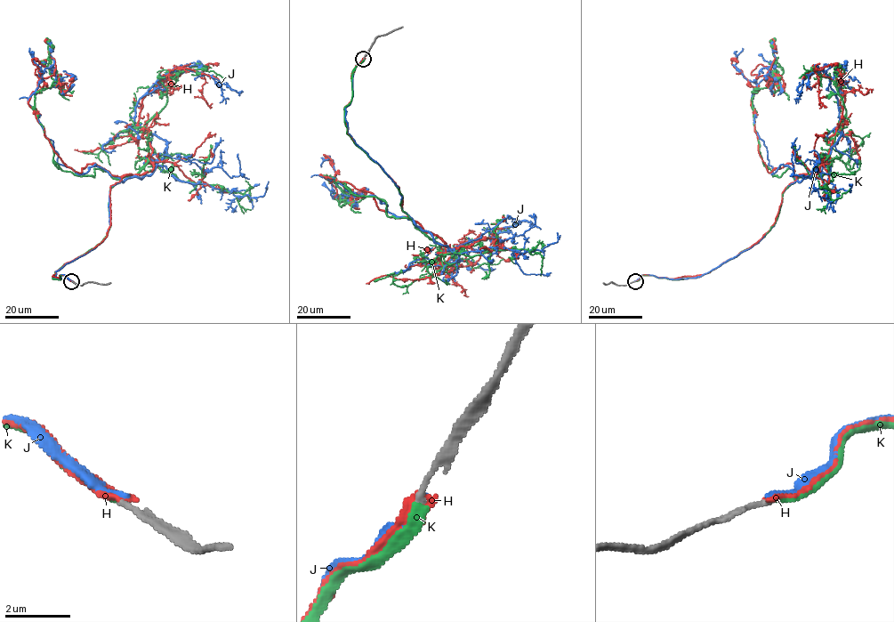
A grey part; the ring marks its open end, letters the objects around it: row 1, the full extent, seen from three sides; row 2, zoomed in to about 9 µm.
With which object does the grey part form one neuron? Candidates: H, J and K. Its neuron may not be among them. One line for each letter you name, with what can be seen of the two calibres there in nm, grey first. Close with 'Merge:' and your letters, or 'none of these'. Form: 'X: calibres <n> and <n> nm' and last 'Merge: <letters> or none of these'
K: calibres 150 and 200 nm
Merge: K

